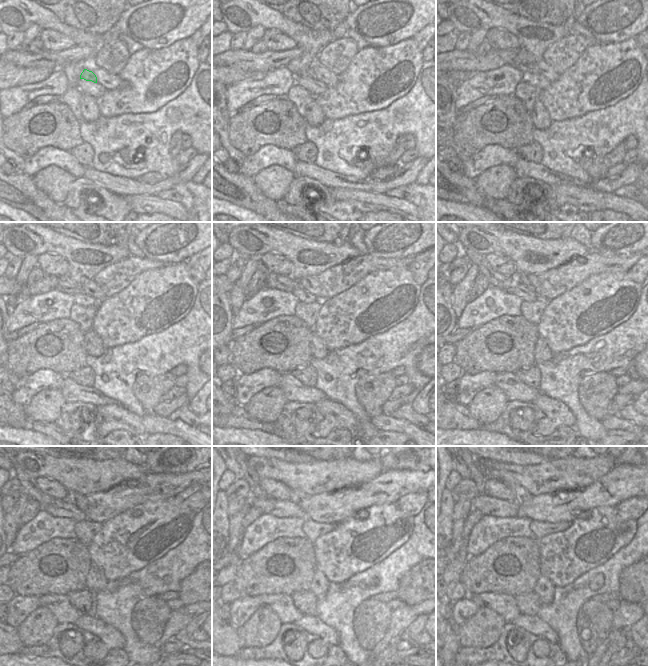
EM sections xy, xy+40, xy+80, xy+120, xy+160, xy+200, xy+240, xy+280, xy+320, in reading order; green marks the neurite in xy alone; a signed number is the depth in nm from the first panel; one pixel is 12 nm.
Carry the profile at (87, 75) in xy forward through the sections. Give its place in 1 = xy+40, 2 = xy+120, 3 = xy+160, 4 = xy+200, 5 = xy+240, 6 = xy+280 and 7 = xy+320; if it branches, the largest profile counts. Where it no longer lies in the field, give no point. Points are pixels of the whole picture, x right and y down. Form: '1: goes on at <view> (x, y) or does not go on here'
1: goes on at xy+40 (309, 73)
2: goes on at xy+120 (65, 285)
3: goes on at xy+160 (284, 283)
4: goes on at xy+200 (496, 280)
5: goes on at xy+240 (28, 484)
6: goes on at xy+280 (250, 476)
7: goes on at xy+320 (479, 479)

